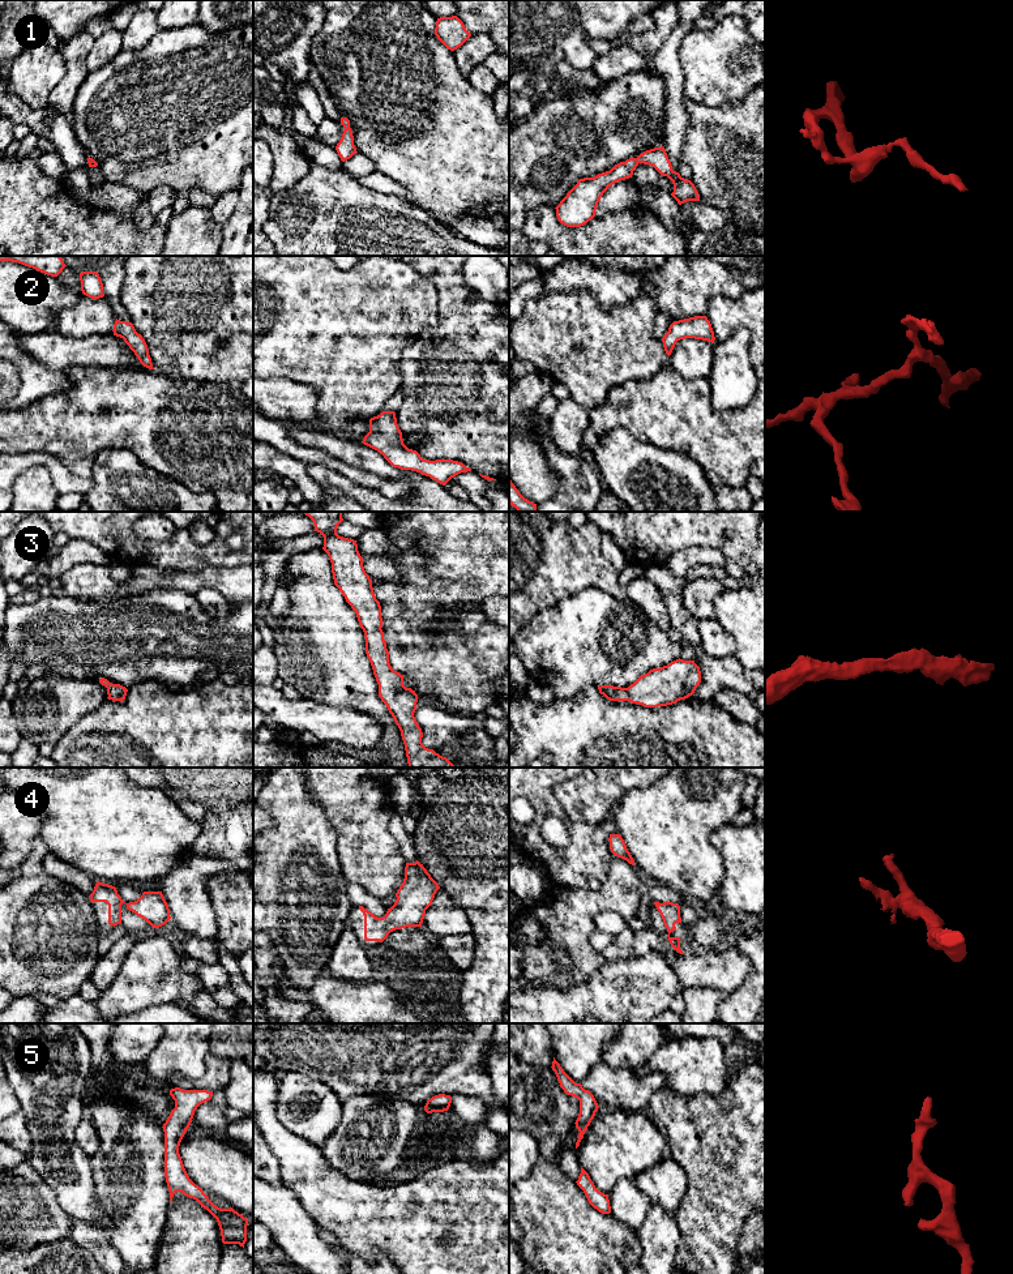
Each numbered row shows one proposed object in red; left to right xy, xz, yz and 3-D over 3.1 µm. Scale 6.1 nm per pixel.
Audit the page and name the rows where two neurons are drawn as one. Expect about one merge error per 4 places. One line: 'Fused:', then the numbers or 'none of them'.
Fused: none of them

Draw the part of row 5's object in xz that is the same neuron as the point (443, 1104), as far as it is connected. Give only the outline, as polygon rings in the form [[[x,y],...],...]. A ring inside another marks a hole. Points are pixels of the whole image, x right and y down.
[[[439,1094],[427,1100],[424,1111],[427,1113],[448,1111],[452,1103],[452,1096]]]

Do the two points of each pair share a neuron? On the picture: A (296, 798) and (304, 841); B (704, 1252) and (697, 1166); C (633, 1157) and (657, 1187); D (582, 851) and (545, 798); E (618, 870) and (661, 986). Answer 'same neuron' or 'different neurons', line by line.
A: same neuron
B: same neuron
C: different neurons
D: same neuron
E: different neurons

